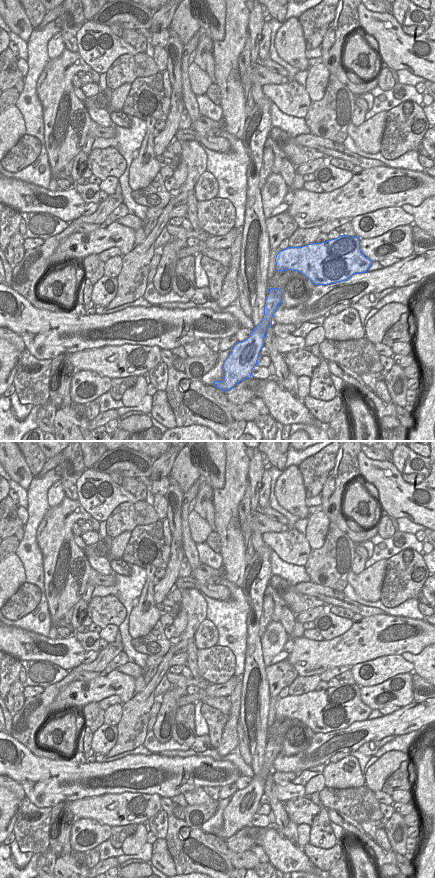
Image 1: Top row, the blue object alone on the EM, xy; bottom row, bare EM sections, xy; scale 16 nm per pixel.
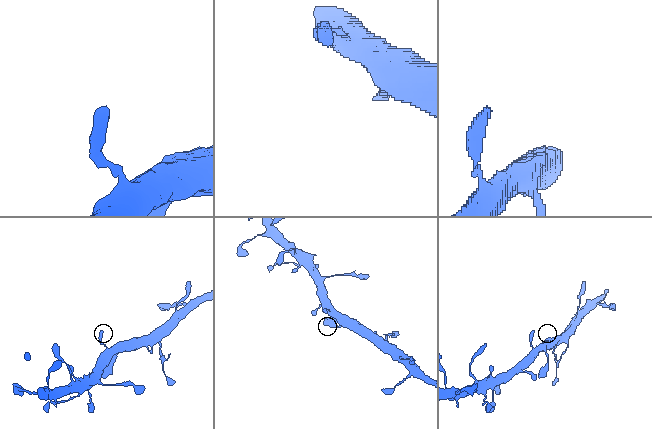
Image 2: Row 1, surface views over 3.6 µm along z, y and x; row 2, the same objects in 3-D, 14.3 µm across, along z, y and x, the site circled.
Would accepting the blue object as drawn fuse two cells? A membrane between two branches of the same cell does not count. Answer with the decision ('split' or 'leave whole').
leave whole

